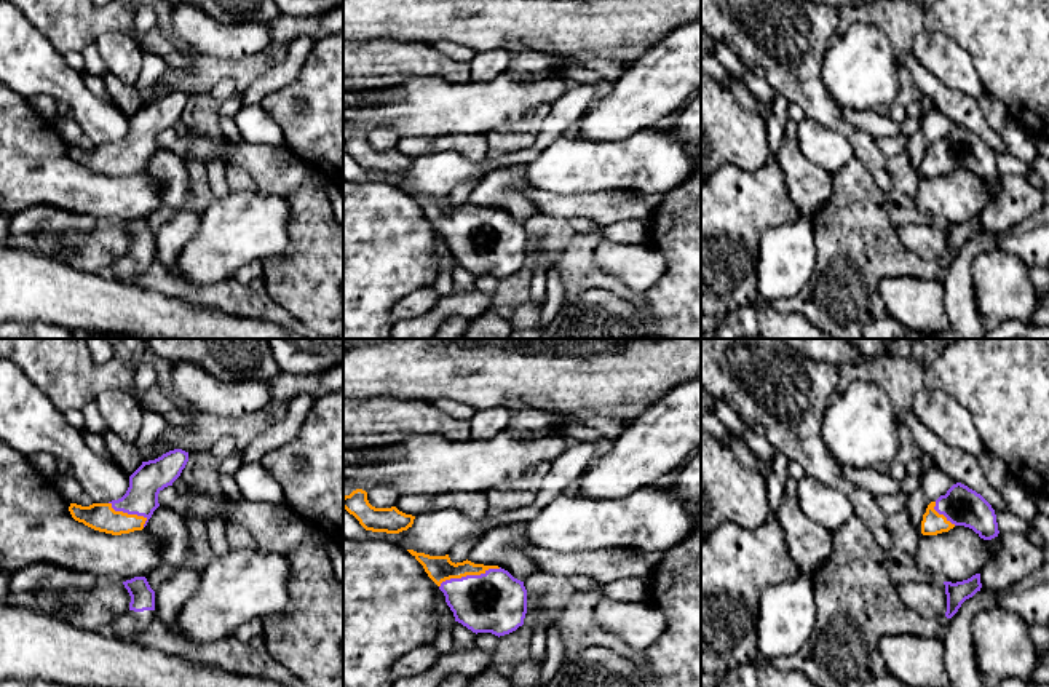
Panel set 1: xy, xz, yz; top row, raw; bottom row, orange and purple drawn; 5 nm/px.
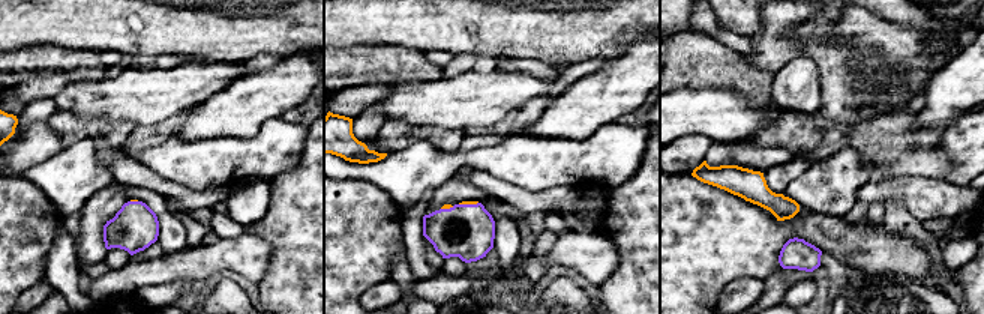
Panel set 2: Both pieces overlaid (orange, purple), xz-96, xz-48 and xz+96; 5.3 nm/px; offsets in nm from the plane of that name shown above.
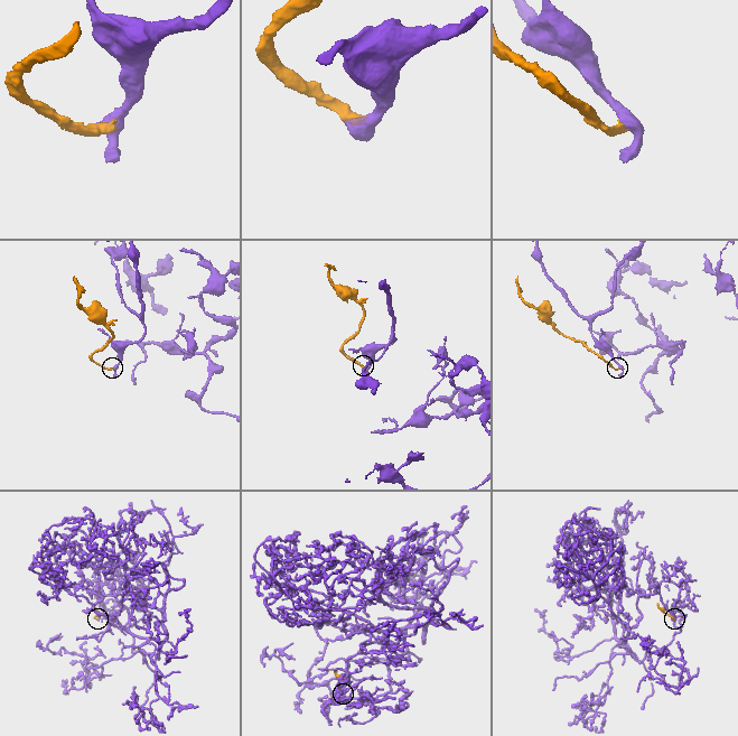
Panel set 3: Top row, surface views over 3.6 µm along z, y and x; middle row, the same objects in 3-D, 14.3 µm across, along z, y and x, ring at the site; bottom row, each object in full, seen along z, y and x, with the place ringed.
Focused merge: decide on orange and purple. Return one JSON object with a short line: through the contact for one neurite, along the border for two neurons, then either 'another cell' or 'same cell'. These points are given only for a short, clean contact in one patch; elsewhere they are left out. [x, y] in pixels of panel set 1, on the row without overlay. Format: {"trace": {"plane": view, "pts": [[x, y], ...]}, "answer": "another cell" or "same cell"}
{"trace": {"plane": "xz", "pts": [[439, 211], [446, 216], [468, 216], [495, 245]]}, "answer": "same cell"}

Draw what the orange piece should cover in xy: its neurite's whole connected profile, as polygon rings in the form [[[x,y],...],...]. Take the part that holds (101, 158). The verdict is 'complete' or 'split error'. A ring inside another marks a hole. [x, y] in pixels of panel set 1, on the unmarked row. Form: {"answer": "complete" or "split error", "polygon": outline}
{"answer": "split error", "polygon": [[[174,91],[142,107],[129,118],[126,136],[109,145],[81,149],[70,145],[72,160],[85,168],[121,177],[142,173],[160,149],[158,136],[172,128],[188,104],[188,94]]]}

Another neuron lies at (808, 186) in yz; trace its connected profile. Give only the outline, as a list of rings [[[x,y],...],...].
[[[790,118],[774,160],[784,173],[787,193],[800,216],[811,219],[832,195],[832,174],[802,155],[797,145],[797,123]]]

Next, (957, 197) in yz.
[[[955,168],[937,177],[921,176],[913,198],[918,209],[934,222],[956,225],[980,216],[998,187],[998,179],[984,182],[972,171]]]

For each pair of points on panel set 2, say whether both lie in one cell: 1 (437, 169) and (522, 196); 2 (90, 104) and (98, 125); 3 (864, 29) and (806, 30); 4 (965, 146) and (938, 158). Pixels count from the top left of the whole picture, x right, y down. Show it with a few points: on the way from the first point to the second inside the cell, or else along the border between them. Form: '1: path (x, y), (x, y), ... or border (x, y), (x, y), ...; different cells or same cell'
1: border (455, 173), (464, 167), (476, 167), (497, 178); different cells
2: border (60, 110), (68, 110), (83, 117), (129, 122); different cells
3: border (842, 15), (833, 29), (831, 41), (797, 39); different cells
4: border (939, 143), (951, 164), (951, 170), (944, 179); different cells

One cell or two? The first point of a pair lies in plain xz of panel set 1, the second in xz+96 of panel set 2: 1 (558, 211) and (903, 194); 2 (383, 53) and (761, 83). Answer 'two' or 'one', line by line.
1: one
2: one

